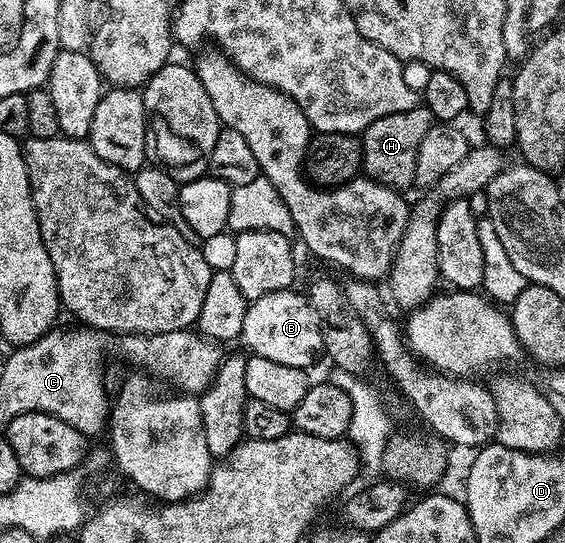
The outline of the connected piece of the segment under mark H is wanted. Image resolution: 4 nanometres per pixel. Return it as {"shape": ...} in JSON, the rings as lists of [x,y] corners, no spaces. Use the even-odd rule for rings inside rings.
{"shape":[[[414,105],[409,111],[401,111],[397,115],[385,115],[363,130],[363,168],[362,172],[372,181],[387,185],[391,189],[407,191],[415,185],[417,171],[417,147],[433,124],[431,112],[426,105]]]}

